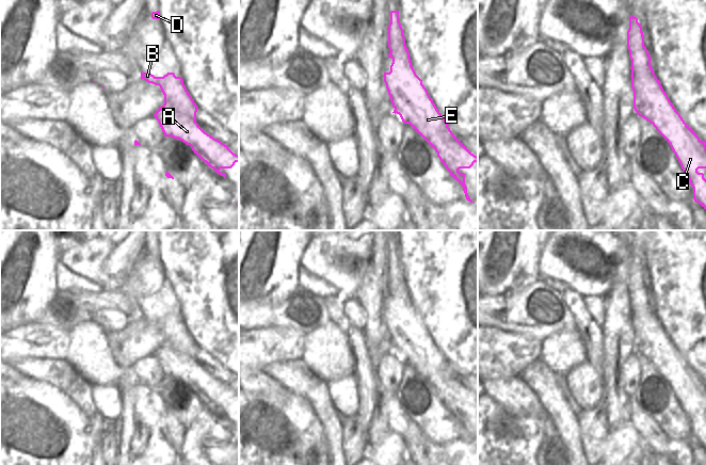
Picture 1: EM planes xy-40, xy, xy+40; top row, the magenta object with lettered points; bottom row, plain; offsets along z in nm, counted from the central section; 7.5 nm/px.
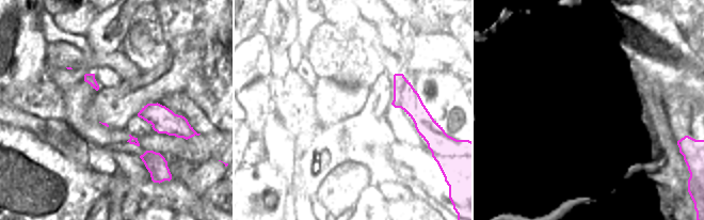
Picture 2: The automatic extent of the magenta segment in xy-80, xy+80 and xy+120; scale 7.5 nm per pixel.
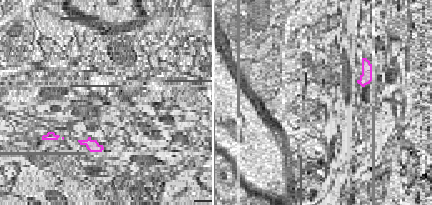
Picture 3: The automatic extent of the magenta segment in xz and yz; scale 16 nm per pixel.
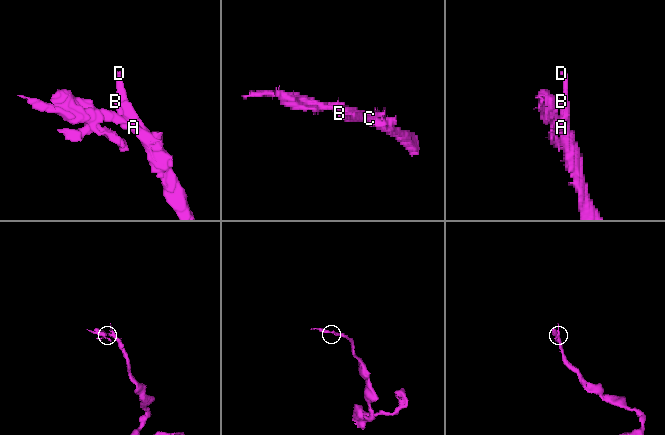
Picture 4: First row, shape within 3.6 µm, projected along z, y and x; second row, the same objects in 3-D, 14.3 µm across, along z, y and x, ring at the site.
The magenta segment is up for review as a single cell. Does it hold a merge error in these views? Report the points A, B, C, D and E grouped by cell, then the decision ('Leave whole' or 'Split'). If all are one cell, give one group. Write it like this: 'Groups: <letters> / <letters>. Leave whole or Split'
Groups: A / B C D E. Split.

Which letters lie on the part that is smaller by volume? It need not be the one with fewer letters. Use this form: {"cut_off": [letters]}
{"cut_off": ["A"]}

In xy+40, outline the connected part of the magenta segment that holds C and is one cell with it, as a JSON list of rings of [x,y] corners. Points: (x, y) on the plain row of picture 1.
[[[632,254],[629,257],[629,268],[627,270],[627,287],[631,299],[630,316],[633,330],[633,348],[639,355],[649,360],[665,374],[664,378],[670,383],[693,427],[694,440],[706,448],[706,418],[703,412],[697,411],[699,407],[706,407],[706,380],[701,380],[697,373],[685,362],[663,330],[651,305],[652,299],[648,289],[644,285],[642,266],[638,261],[638,257]]]

